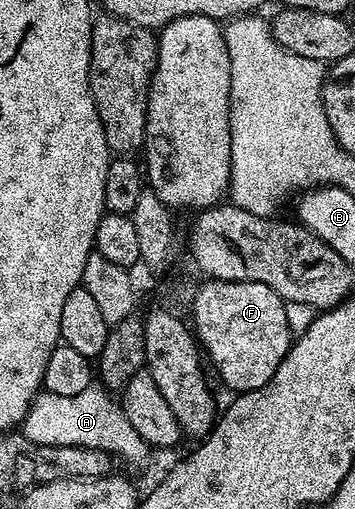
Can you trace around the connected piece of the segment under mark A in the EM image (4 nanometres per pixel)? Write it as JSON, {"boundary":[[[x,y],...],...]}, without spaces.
{"boundary":[[[97,383],[88,385],[86,389],[79,391],[79,395],[55,395],[44,391],[38,393],[19,429],[30,446],[102,449],[104,453],[114,458],[122,457],[133,465],[147,460],[151,452],[148,442],[141,438],[135,427],[131,427],[131,419],[127,419],[127,415],[121,410],[120,400],[115,399],[110,390]]]}

